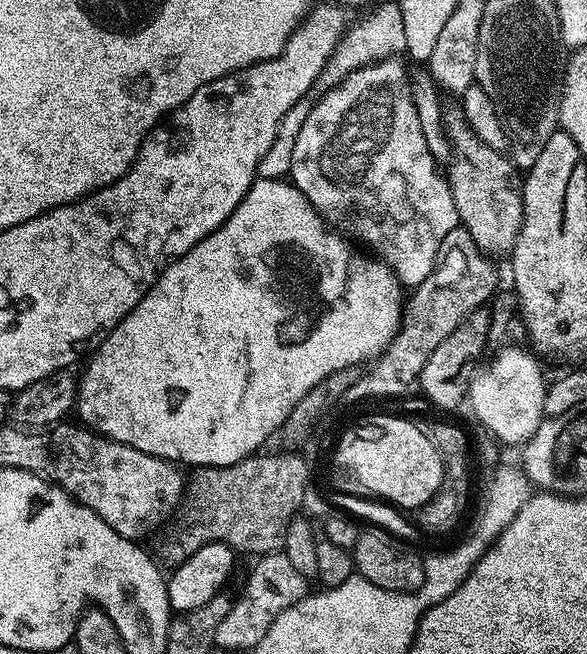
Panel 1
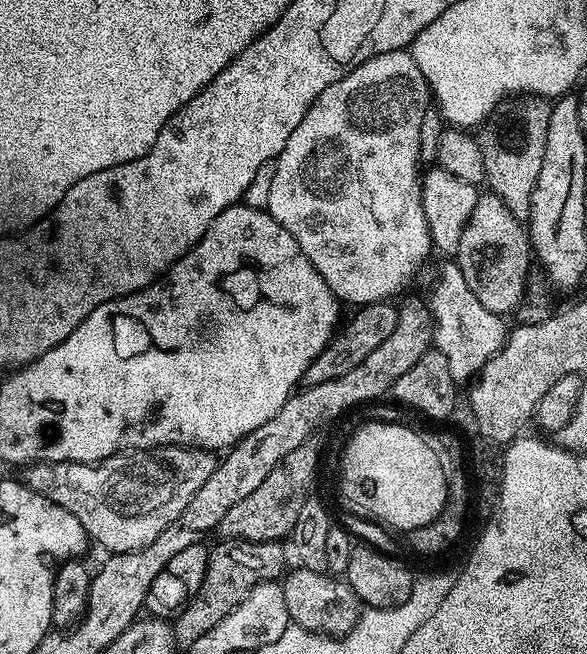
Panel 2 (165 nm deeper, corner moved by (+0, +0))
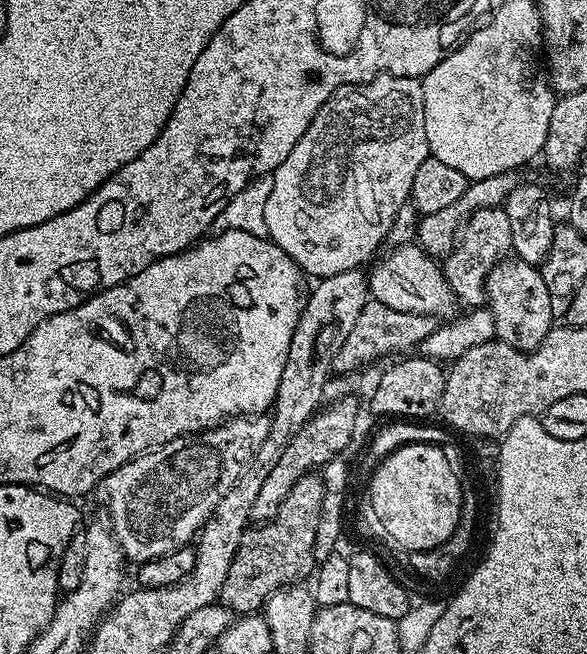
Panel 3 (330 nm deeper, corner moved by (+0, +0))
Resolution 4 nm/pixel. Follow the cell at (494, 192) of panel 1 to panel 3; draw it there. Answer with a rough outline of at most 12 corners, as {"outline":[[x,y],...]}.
{"outline":[[499,260],[486,278],[496,339],[533,352],[554,326],[535,264]]}

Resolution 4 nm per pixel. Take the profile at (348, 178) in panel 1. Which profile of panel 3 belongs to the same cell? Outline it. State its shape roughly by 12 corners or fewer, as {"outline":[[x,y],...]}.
{"outline":[[423,83],[346,84],[271,173],[267,237],[367,265],[430,156]]}

